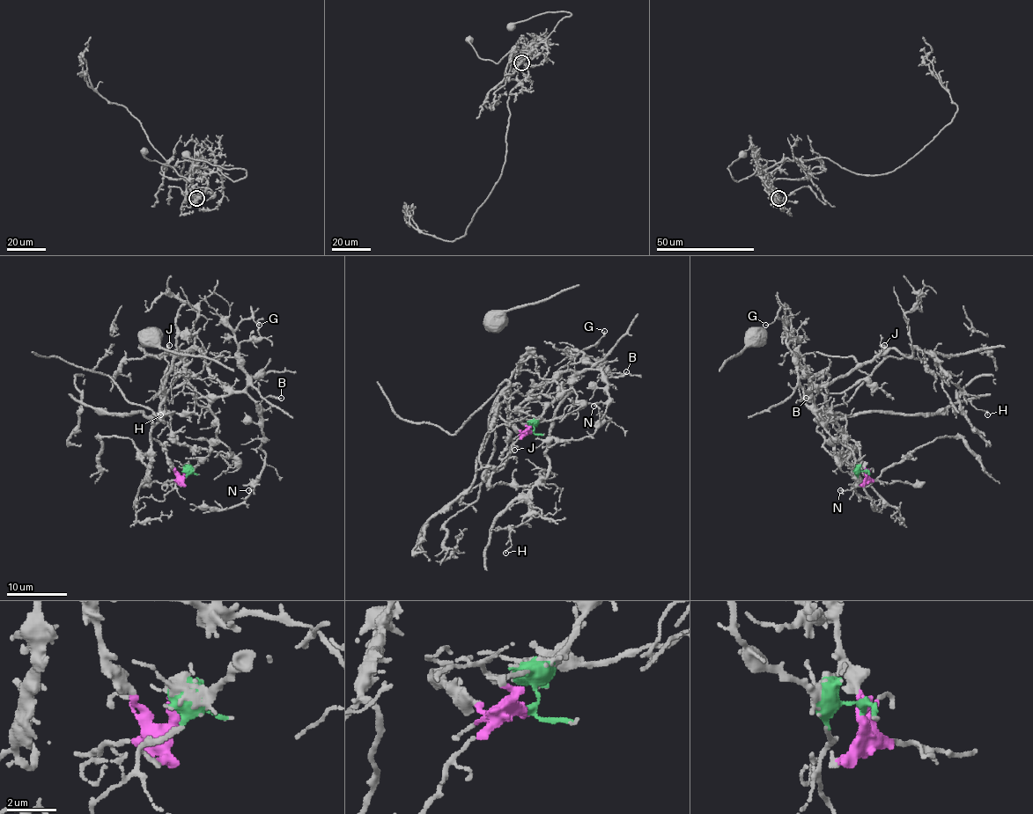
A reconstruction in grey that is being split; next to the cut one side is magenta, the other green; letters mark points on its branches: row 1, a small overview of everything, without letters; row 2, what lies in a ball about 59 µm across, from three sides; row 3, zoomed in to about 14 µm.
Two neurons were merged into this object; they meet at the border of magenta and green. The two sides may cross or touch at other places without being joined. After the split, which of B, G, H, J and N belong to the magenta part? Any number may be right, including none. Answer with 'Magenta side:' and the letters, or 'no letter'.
Magenta side: J

